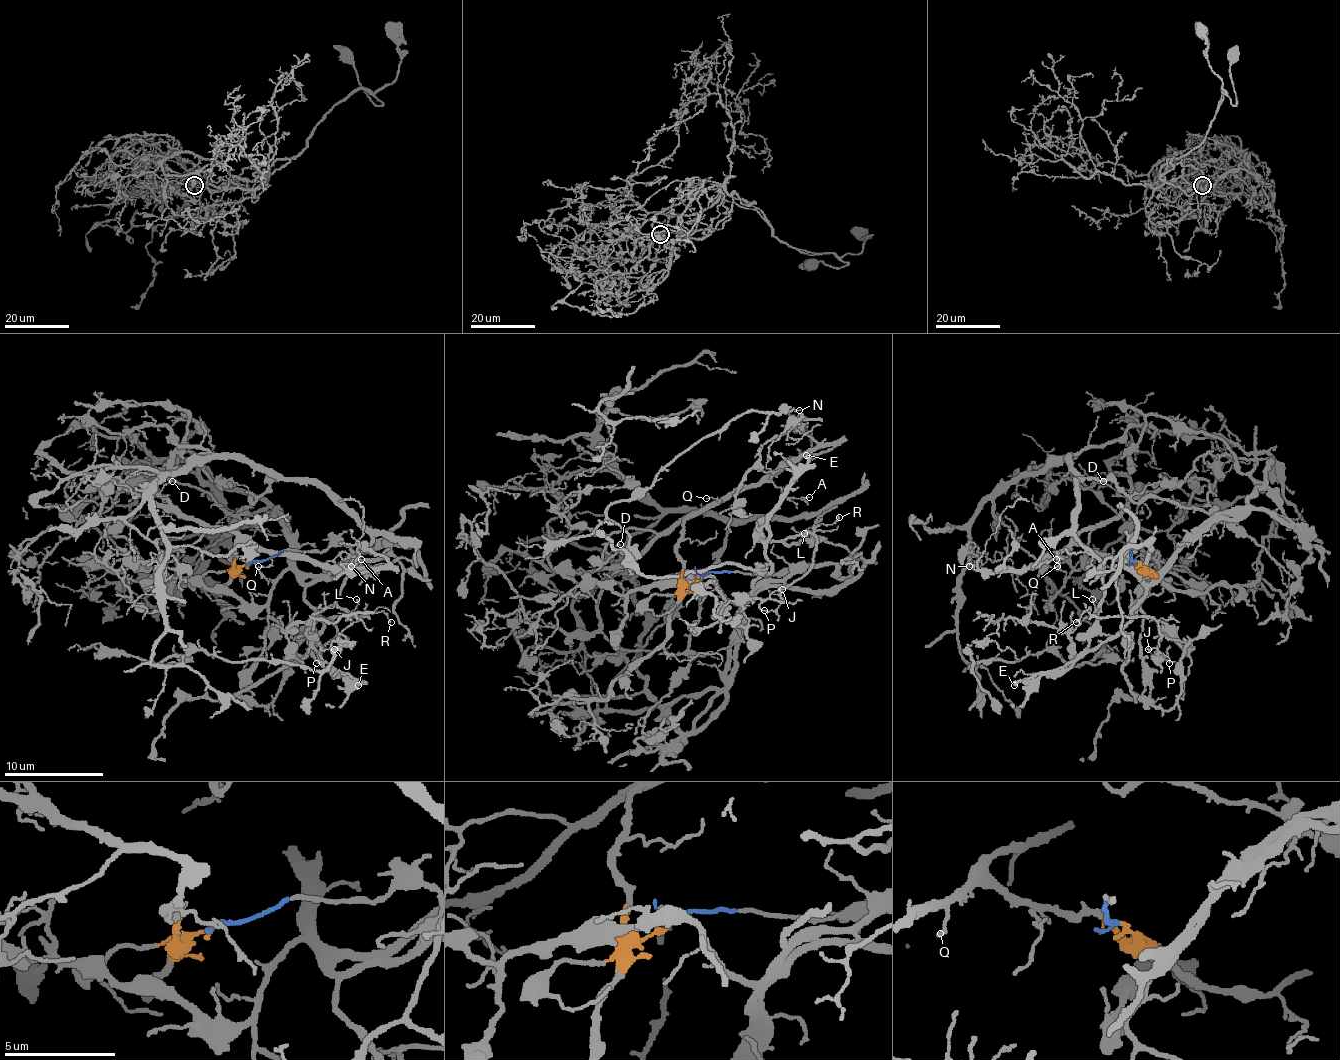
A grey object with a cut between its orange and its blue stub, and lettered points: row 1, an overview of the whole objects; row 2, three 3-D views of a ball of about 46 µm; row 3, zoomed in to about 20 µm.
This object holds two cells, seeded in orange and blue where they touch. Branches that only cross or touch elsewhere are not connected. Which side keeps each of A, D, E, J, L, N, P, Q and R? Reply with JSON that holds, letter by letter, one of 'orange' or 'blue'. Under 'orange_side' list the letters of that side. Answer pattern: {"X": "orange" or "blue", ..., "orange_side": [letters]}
{"A": "orange", "D": "orange", "E": "blue", "J": "blue", "L": "blue", "N": "orange", "P": "blue", "Q": "orange", "R": "blue", "orange_side": ["A", "D", "N", "Q"]}

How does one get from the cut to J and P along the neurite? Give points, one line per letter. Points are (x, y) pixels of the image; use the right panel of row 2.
J: (1135, 561), (1145, 599), (1085, 648), (1100, 606), (1093, 613), (1150, 616), (1160, 636), (1147, 648)
P: (1135, 561), (1127, 546), (1145, 599), (1113, 636), (1085, 648), (1100, 606), (1093, 613), (1150, 616), (1170, 663)

